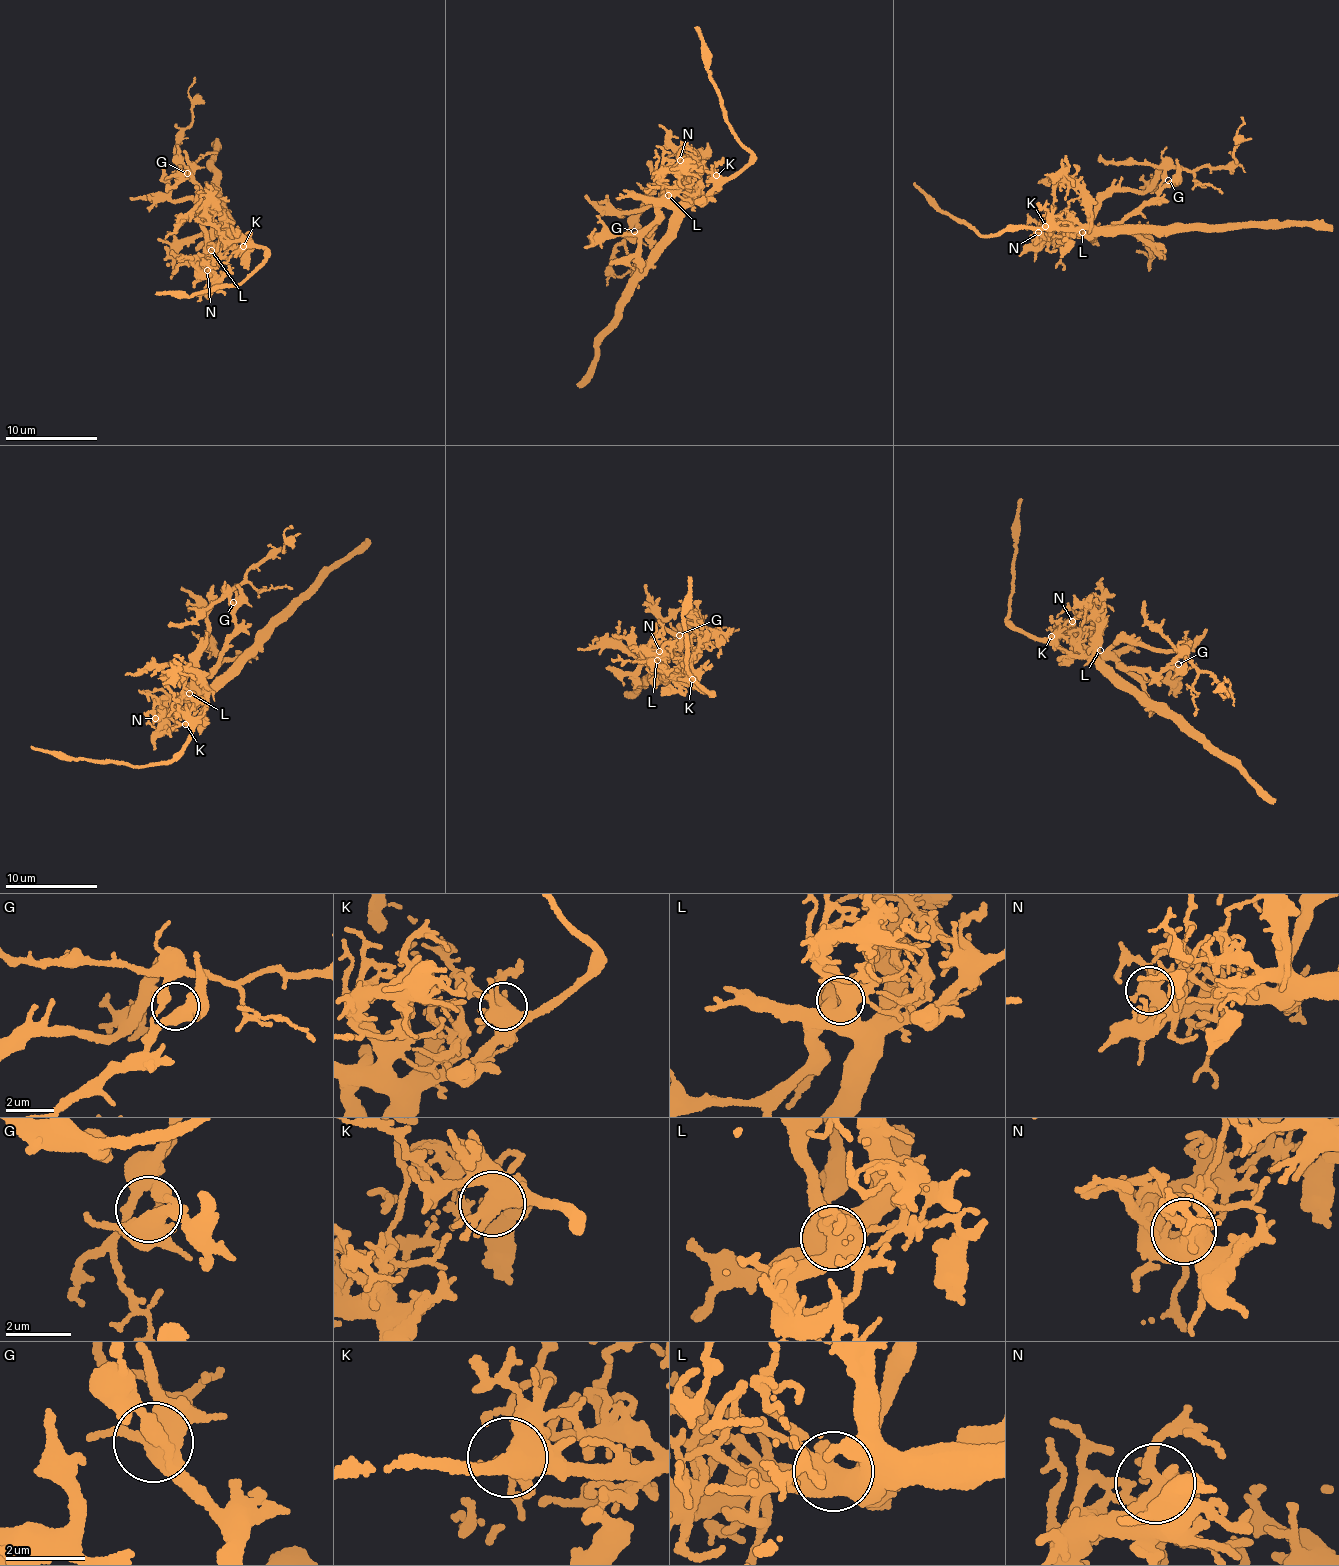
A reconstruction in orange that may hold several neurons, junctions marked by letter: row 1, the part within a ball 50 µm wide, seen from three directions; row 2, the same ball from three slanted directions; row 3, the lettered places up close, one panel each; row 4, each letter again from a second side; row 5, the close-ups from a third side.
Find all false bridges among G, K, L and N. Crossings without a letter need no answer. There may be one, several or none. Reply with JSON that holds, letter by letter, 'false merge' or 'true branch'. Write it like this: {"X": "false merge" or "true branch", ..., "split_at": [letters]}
{"G": "true branch", "K": "true branch", "L": "true branch", "N": "true branch", "split_at": []}

